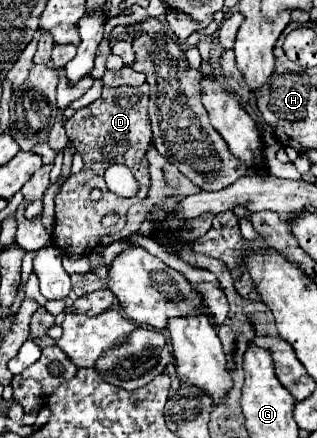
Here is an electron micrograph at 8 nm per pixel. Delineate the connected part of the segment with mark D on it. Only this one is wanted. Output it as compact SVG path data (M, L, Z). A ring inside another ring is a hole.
M123 66L117 72L107 70L103 74L103 94L93 104L77 110L67 122L65 132L75 146L75 152L83 158L83 170L75 176L69 176L61 186L59 194L55 196L55 232L53 244L59 246L65 254L89 254L103 236L115 234L125 226L125 214L129 206L141 202L147 196L149 188L149 170L145 160L145 150L151 144L151 126L147 116L147 102L149 102L149 86L141 72ZM111 164L125 164L139 182L139 192L133 198L121 198L107 190L103 174ZM99 188L103 192L103 200L91 202L89 192ZM109 212L119 214L119 222L105 230L101 226L101 218Z

